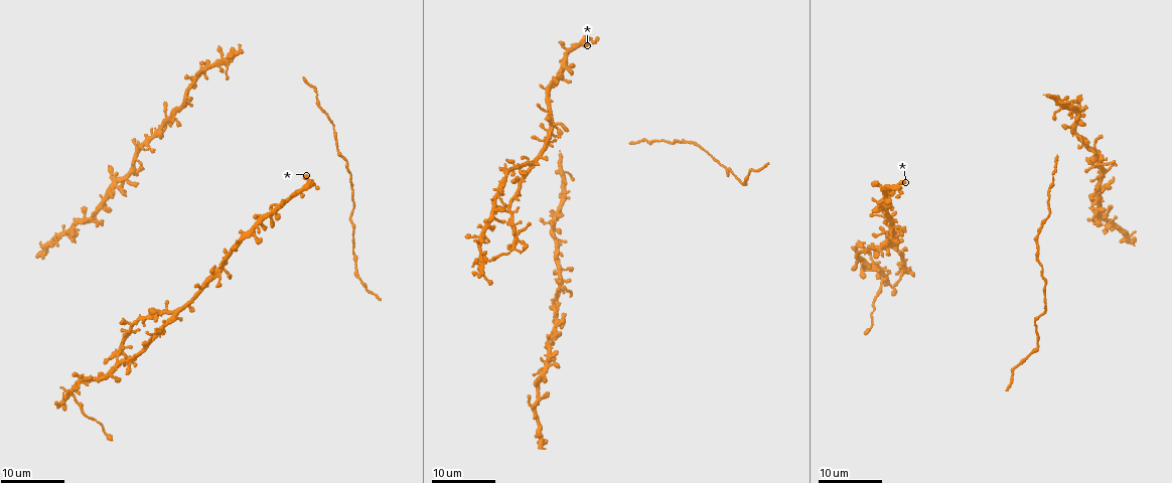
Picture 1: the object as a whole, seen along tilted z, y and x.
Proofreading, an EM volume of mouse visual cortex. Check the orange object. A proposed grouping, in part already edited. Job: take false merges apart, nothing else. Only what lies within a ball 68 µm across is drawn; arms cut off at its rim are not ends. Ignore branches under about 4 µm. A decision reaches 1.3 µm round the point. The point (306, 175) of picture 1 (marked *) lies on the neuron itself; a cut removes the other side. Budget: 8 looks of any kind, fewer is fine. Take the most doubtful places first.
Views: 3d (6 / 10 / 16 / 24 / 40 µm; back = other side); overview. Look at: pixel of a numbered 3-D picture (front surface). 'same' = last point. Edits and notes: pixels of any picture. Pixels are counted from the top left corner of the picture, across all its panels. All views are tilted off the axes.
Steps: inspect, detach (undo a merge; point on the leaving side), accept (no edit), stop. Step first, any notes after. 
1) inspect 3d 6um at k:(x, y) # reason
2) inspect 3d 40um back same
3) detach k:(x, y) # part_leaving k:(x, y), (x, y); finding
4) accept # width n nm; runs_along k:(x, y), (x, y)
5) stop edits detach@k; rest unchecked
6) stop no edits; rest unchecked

inspect 3d 24um at 1:(1096, 163)

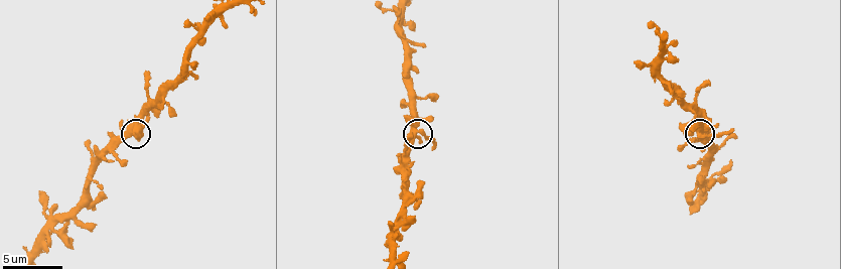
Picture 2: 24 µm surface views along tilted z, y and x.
inspect 3d 10um at 2:(418, 132)

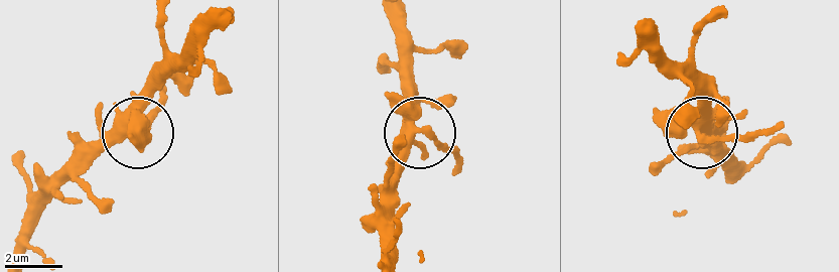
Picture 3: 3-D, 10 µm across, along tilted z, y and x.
accept # width 420 nm; continuous, no second neuron

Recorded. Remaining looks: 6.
inspect 3d 24um at 1:(137, 319) # side arm on a straight run

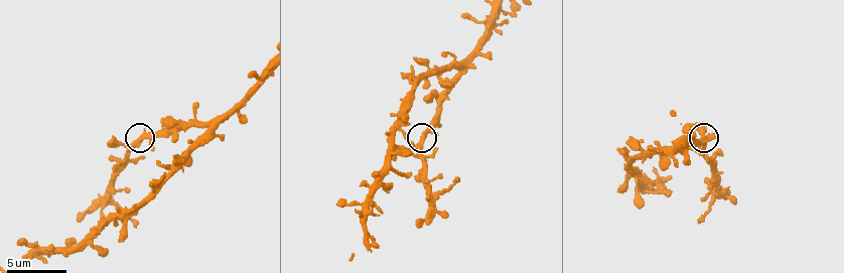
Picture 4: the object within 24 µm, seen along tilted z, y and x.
inspect 3d 10um at 4:(140, 137) # closer look

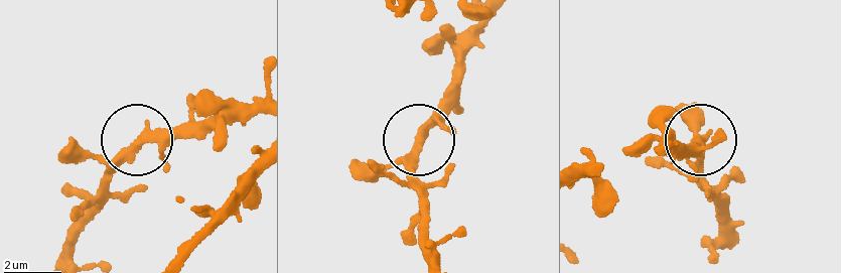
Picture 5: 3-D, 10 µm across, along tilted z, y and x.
inspect 3d 10um back at 5:(422, 137)

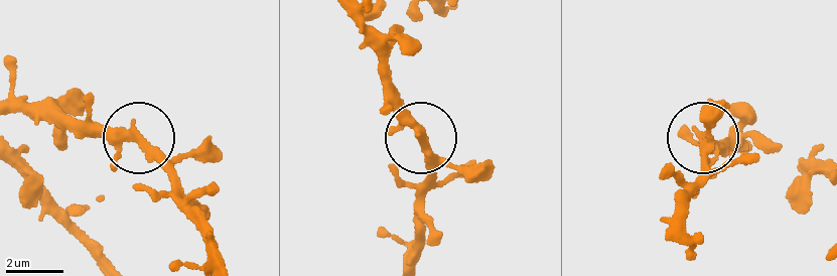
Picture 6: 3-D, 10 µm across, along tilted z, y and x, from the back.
accept # width 270 nm; runs_along 6:(362, 14), (383, 43), (438, 185); one neuron here

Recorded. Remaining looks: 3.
inspect 3d 10um at 4:(461, 69) # four or more arms meet

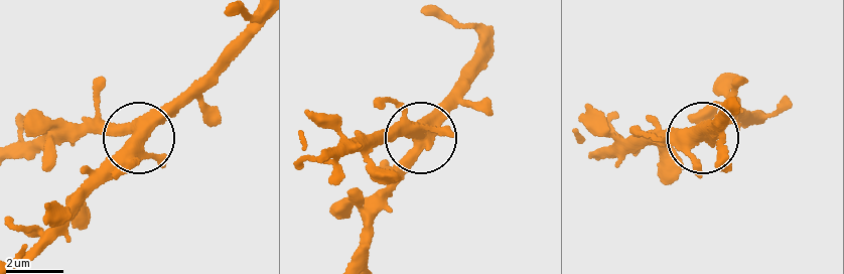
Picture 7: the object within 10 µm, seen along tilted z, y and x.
inspect 3d 10um back at 7:(418, 137) # from behind

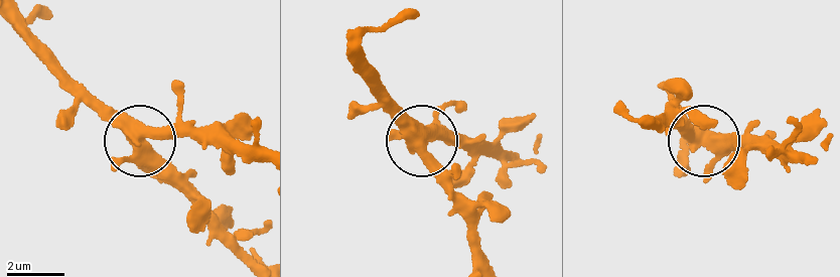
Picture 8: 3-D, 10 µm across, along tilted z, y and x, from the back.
accept # runs_along 8:(356, 36), (415, 123), (429, 159), (472, 212); one neuron here

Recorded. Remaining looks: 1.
stop no edits; rest unchecked

